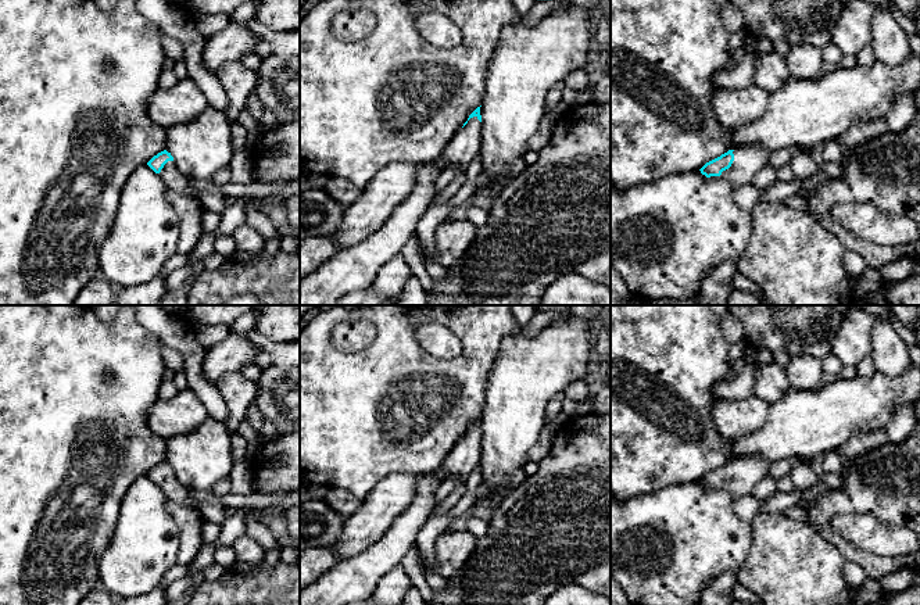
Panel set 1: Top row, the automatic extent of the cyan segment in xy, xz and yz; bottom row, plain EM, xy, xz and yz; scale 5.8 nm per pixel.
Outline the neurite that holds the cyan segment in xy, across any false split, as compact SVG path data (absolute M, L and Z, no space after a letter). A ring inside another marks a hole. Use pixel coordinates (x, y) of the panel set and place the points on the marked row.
M167 150L158 153L147 165L161 176L169 191L193 197L198 201L196 194L200 193L200 190L197 190L189 178L179 171L171 153Z

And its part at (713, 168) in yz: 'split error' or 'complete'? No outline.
split error

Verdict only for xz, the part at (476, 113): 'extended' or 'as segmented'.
extended

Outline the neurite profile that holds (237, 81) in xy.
M230 61L222 64L215 75L228 99L225 115L230 122L235 122L244 110L248 96L255 90L257 72L247 68L241 61Z

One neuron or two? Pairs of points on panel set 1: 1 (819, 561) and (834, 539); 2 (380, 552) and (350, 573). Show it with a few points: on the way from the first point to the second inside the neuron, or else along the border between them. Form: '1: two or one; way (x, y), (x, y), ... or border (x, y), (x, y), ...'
1: two; border (806, 522), (845, 559)
2: one; way (373, 559), (357, 573)

